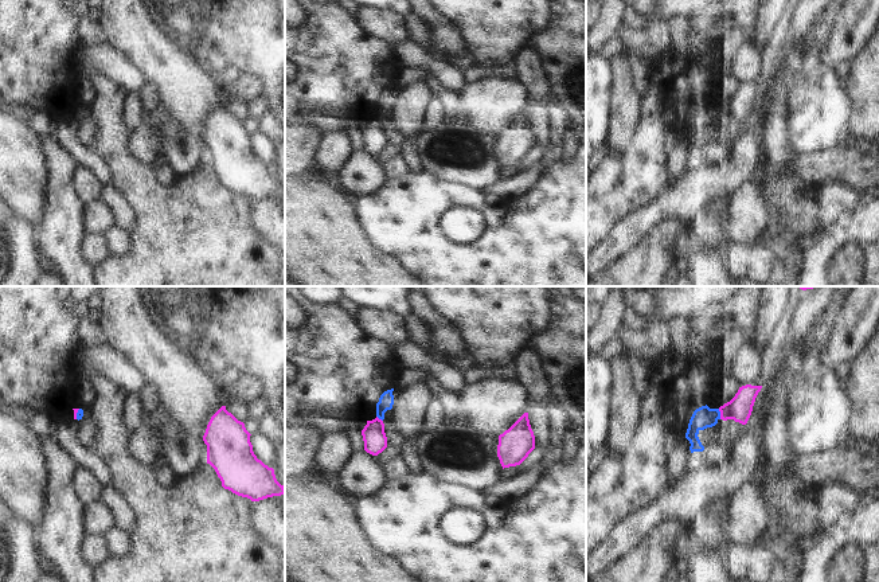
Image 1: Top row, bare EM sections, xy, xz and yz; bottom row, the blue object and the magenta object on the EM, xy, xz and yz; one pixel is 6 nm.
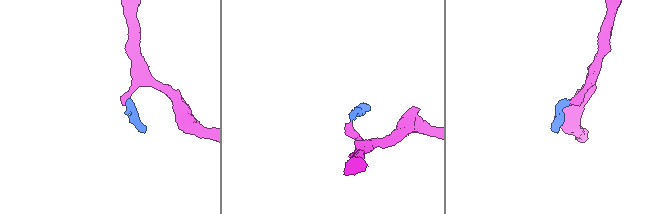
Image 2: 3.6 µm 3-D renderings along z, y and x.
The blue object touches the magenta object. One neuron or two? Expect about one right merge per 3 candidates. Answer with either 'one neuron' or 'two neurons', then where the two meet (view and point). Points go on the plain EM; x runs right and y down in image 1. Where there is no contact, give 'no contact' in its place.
two neurons; contact yz (719, 113)

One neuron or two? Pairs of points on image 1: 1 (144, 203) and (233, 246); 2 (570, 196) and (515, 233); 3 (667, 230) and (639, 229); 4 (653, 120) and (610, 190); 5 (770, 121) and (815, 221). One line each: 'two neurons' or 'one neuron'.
1: one neuron
2: one neuron
3: two neurons
4: one neuron
5: one neuron

